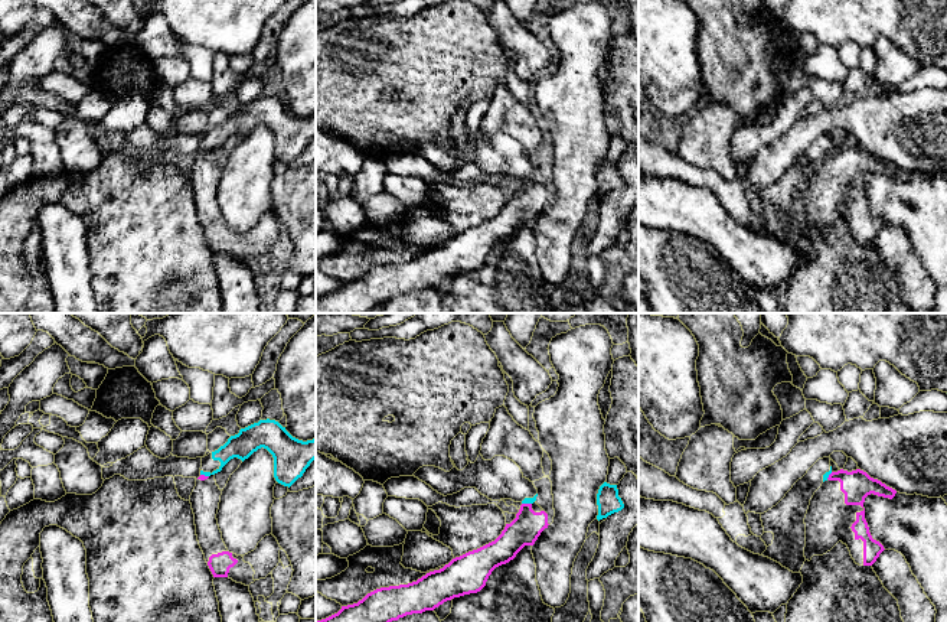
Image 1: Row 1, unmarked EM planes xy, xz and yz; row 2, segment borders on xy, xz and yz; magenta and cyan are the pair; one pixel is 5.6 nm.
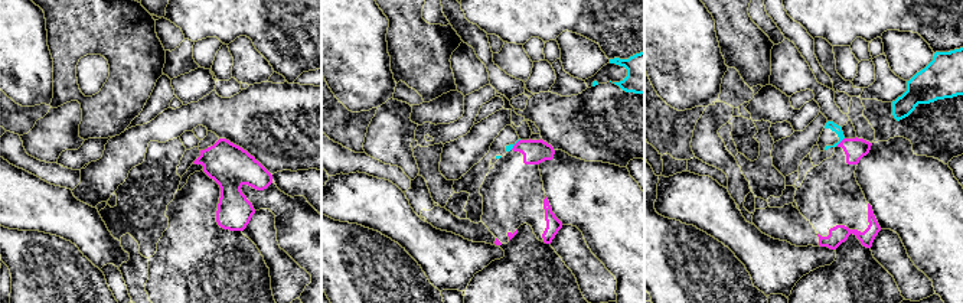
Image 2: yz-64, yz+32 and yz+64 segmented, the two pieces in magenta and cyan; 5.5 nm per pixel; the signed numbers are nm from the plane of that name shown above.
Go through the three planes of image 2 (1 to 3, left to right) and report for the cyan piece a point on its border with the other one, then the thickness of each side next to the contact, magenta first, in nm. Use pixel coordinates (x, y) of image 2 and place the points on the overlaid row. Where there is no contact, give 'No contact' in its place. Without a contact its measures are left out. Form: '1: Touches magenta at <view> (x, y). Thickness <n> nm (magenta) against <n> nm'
1: No contact
2: Touches magenta at yz+32 (515, 145). Thickness 140 nm (magenta) against 40 nm
3: Touches magenta at yz+64 (841, 142). Thickness 120 nm (magenta) against 50 nm

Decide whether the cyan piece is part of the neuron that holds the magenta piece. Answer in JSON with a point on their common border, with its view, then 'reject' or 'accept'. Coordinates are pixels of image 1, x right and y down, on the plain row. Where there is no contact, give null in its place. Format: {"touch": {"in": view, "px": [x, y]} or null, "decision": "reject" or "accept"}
{"touch": {"in": "xz", "px": [526, 181]}, "decision": "reject"}

